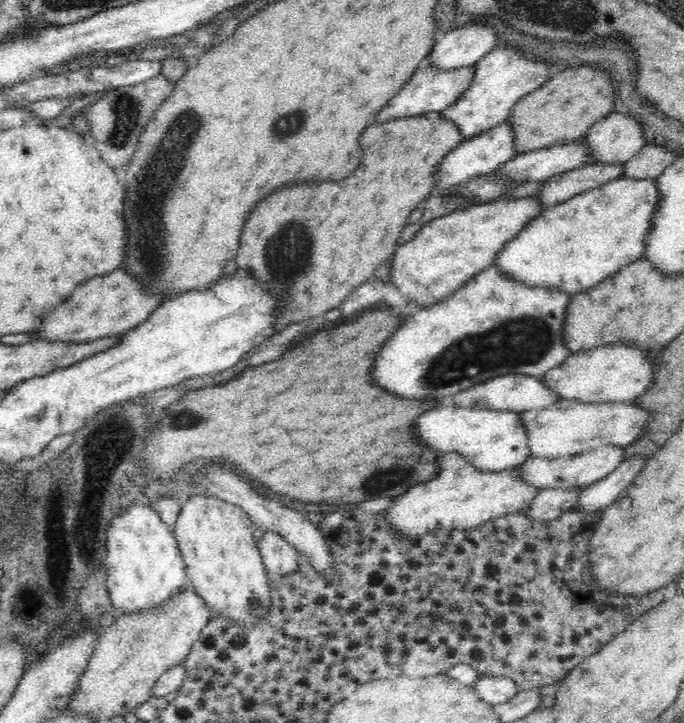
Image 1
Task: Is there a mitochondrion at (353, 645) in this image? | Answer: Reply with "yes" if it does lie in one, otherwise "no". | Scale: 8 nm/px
no

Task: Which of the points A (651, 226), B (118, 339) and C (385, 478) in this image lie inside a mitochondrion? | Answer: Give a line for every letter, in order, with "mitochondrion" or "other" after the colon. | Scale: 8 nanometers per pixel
A: other
B: other
C: mitochondrion

